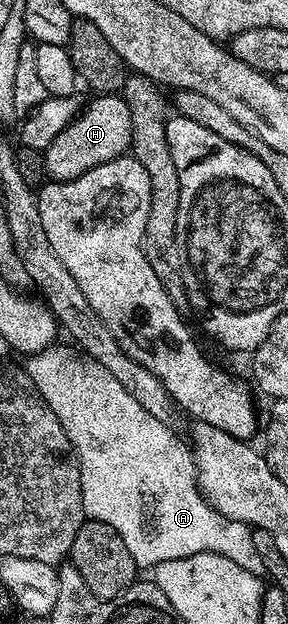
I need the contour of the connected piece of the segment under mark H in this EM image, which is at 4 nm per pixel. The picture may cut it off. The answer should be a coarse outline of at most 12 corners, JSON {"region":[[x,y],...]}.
{"region":[[119,93],[90,98],[42,150],[43,172],[72,181],[131,148]]}

